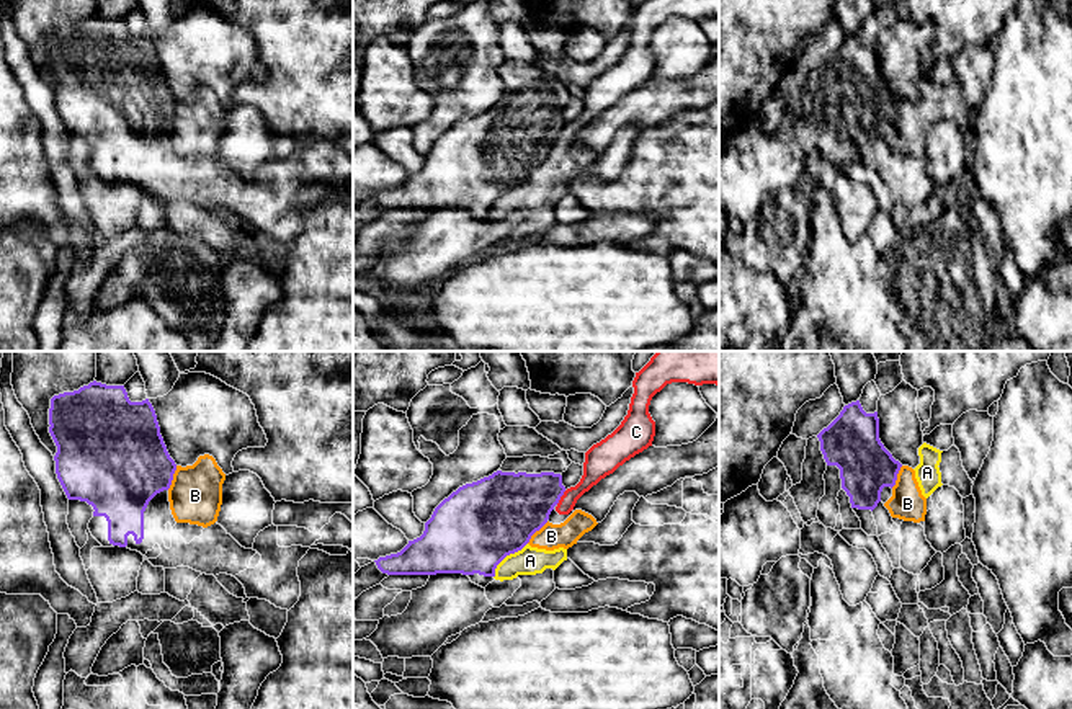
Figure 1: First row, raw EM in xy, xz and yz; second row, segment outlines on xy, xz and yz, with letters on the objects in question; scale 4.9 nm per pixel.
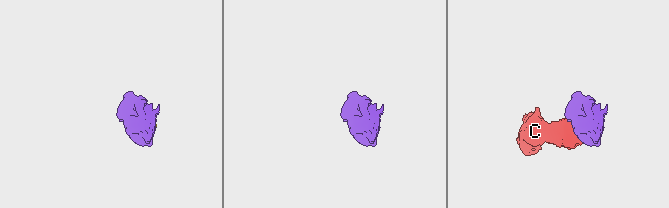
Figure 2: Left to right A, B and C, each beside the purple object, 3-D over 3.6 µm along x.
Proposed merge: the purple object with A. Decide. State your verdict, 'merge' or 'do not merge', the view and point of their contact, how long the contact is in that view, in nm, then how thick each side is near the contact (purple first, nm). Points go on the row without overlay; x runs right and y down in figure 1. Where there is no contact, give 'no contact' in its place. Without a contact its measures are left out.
do not merge; contact xz (505, 190); length 240 nm; calibres 420 and 140 nm

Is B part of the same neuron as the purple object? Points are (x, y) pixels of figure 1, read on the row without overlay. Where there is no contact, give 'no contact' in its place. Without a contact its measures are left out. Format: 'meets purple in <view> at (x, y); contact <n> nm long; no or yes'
meets purple in xy at (172, 111); contact 130 nm long; no

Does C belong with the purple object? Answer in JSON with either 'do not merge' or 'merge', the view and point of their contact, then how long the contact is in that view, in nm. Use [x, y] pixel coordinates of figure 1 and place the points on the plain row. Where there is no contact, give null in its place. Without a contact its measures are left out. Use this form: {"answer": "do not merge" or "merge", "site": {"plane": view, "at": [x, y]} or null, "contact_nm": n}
{"answer": "do not merge", "site": {"plane": "xz", "at": [561, 129]}, "contact_nm": 90}

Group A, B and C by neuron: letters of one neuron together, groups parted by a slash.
A B C

